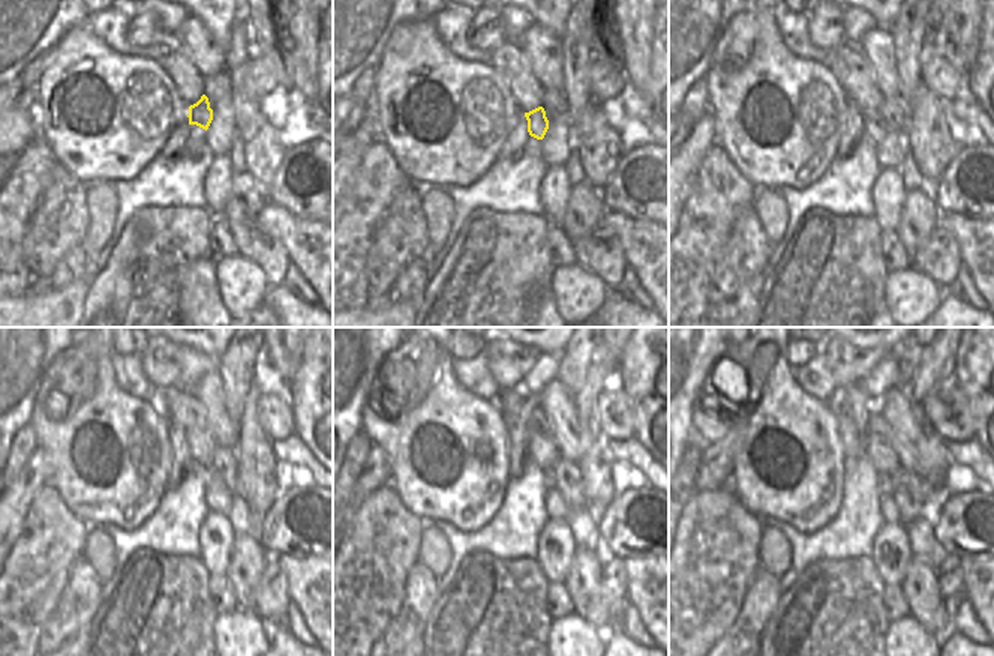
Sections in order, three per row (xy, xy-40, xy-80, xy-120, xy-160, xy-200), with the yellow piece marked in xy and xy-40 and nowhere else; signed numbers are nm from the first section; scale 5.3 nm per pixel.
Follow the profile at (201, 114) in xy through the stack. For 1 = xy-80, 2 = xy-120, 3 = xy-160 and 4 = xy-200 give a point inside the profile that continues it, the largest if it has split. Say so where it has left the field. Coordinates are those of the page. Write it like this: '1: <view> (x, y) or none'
1: xy-80 (874, 128)
2: xy-120 (207, 472)
3: xy-160 (549, 475)
4: xy-200 (885, 484)

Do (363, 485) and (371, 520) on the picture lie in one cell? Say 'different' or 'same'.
different

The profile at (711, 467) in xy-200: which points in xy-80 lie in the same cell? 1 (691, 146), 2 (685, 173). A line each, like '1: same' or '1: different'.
1: same
2: same

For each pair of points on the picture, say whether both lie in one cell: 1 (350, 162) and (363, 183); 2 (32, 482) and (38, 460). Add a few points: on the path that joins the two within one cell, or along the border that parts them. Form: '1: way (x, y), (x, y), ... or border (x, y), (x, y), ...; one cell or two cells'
1: border (375, 140), (366, 147), (360, 164), (348, 180); two cells
2: way (33, 476), (36, 466); one cell

